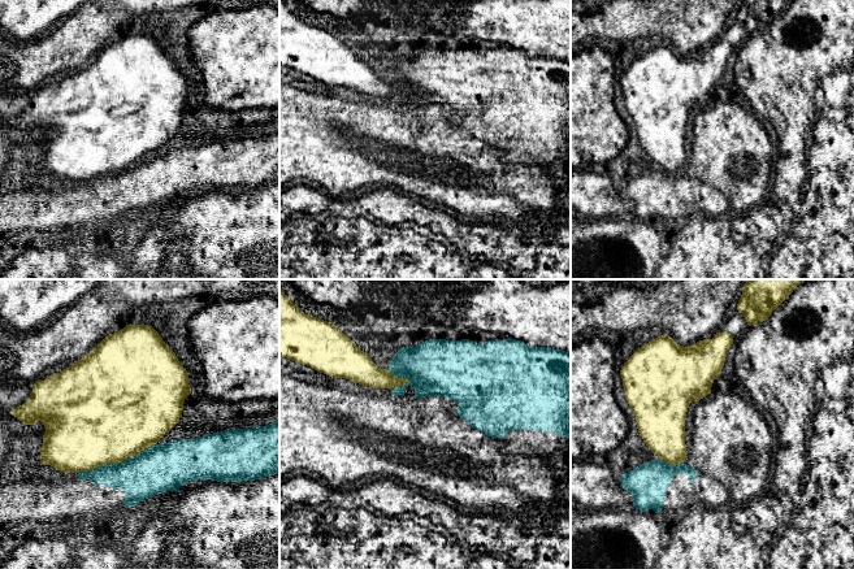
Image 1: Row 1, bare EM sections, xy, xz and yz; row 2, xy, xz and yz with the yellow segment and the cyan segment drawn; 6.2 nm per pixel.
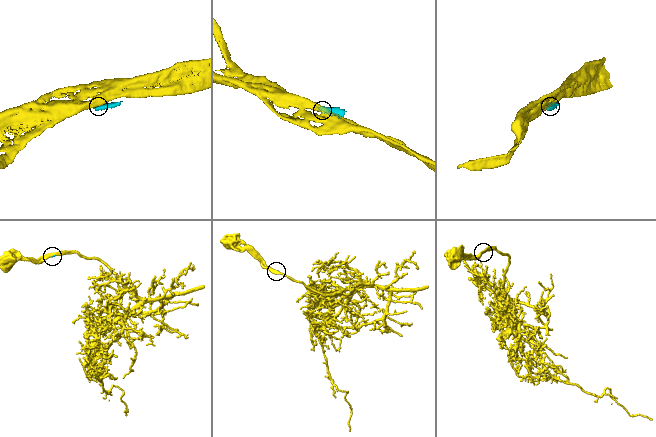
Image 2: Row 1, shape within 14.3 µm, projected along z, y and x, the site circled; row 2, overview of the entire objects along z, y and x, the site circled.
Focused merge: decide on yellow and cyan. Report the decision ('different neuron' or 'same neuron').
different neuron

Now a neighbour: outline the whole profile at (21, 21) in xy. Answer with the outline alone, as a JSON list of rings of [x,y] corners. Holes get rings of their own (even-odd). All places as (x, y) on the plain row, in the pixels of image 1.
[[[0,0],[0,31],[22,43],[49,32],[88,0]]]

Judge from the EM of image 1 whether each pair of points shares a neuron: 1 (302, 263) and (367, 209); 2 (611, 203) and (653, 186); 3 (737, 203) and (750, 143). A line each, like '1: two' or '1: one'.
1: one
2: two
3: one

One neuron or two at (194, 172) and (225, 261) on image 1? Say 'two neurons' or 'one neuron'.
two neurons

